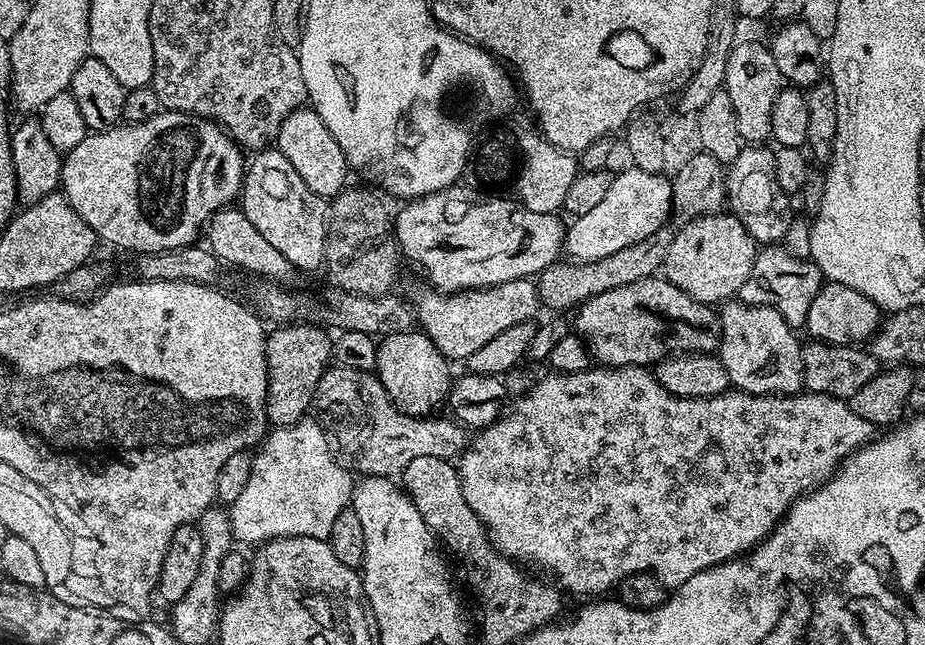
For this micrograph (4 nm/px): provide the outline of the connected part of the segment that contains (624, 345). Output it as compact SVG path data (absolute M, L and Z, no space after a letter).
M662 276L603 291L579 305L576 314L575 331L587 342L591 357L603 367L647 367L659 363L668 355L690 352L712 354L719 349L719 313L711 305L698 303L696 299L690 298Z

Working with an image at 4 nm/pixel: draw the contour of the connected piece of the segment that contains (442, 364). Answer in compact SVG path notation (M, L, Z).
M413 330L399 332L383 337L376 350L375 375L380 377L386 394L411 416L428 418L439 404L443 405L448 398L448 390L452 386L454 372L451 372L448 357L442 355L438 346L425 332Z

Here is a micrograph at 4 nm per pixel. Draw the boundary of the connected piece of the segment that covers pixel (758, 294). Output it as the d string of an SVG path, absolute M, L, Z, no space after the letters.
M764 246L757 251L754 270L750 270L750 278L746 278L738 296L744 302L762 302L778 309L793 330L800 330L808 323L810 304L821 286L820 268L811 259L792 257L784 246Z

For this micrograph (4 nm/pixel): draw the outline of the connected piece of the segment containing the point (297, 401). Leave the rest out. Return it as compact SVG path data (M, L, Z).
M288 322L283 326L267 333L266 362L268 363L268 422L272 426L283 426L285 424L298 424L309 415L316 399L318 384L325 372L328 371L334 360L334 340L330 335L323 332L323 327L315 328L312 324L300 324L301 322Z

